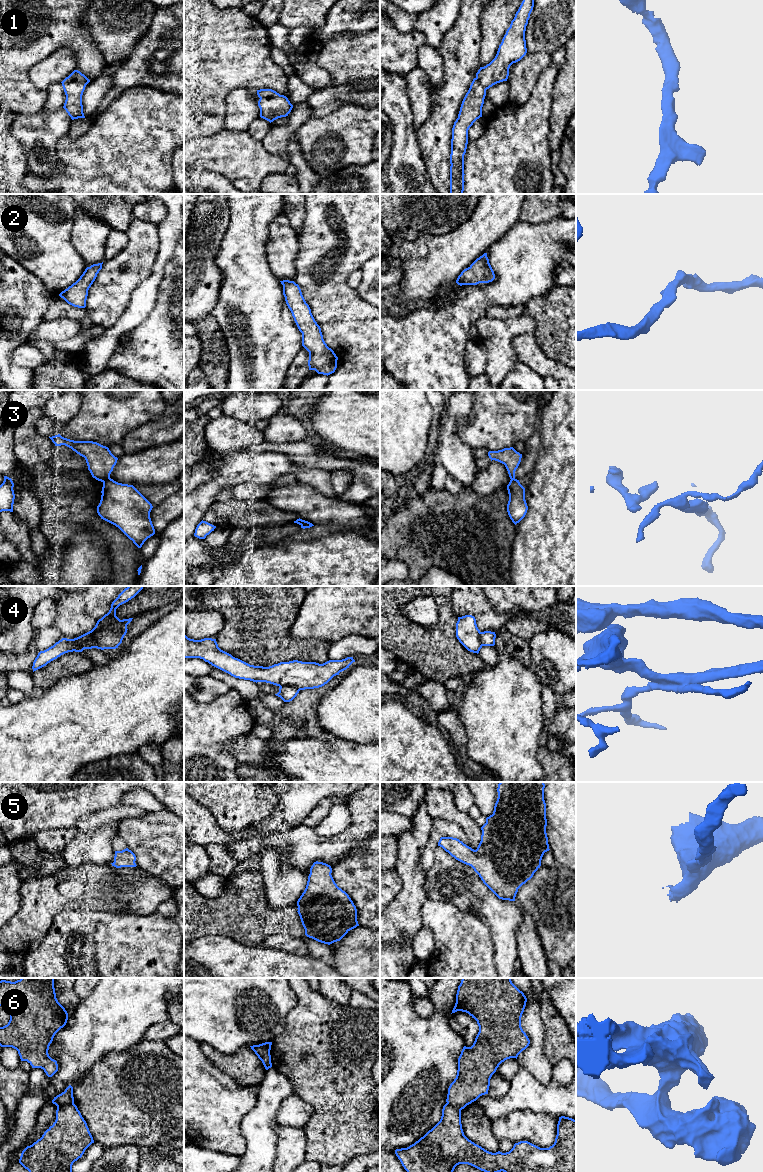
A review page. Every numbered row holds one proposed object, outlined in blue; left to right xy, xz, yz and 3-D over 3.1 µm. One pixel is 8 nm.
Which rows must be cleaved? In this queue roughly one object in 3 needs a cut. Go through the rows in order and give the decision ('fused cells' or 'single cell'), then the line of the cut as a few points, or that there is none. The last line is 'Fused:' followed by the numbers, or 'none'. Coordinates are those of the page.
1: single cell; no cut
2: single cell; no cut
3: fused cells; cut in xy along (109, 477), (103, 482)
4: fused cells; cut in xy along (97, 632), (93, 639), (73, 650)
5: single cell; no cut
6: fused cells; cut in xy along (73, 1101), (57, 1107)
Fused: 3, 4, 6

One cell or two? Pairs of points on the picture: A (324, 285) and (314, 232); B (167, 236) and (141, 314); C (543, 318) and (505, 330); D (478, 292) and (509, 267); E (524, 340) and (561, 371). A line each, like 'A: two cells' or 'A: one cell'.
A: one cell
B: one cell
C: two cells
D: one cell
E: one cell

